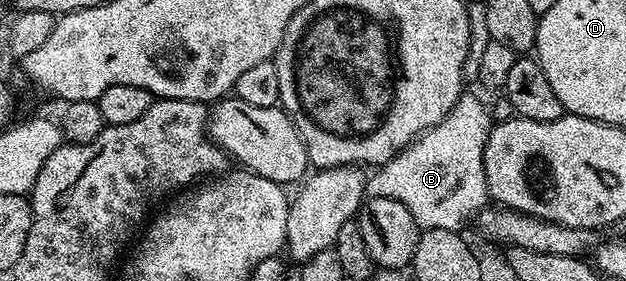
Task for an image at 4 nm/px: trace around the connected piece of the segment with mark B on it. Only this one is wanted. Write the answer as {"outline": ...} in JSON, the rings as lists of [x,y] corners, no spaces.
{"outline":[[[461,95],[450,114],[433,128],[427,128],[416,137],[399,156],[379,165],[365,179],[367,197],[394,198],[403,203],[421,229],[450,229],[461,231],[463,225],[487,207],[490,197],[486,186],[484,151],[488,135],[492,133],[494,120],[488,117],[488,108],[476,96]]]}

